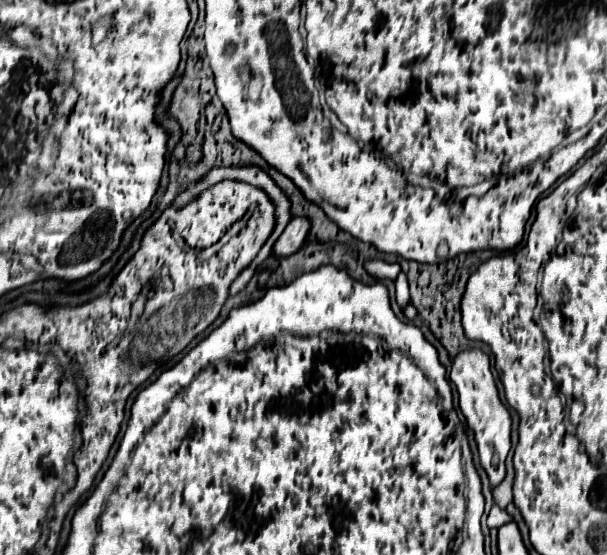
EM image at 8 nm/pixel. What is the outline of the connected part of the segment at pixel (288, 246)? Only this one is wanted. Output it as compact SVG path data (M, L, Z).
M292 218L292 222L286 226L284 234L278 238L276 246L274 246L274 254L276 256L290 256L294 252L298 252L304 242L306 242L306 236L310 232L310 220L308 218Z

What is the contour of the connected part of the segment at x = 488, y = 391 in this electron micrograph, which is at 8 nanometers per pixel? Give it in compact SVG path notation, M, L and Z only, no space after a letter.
M466 350L460 352L454 358L452 364L452 372L450 372L450 380L456 384L458 388L458 396L460 396L460 410L466 416L468 426L474 430L476 434L476 444L478 444L478 454L480 454L480 464L486 470L490 484L496 486L504 480L506 476L506 456L510 452L510 412L508 408L500 402L498 398L498 390L490 372L490 360L484 352L480 350Z

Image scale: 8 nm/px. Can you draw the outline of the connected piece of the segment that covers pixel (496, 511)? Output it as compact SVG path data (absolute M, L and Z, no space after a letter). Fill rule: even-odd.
M492 506L486 524L488 524L490 528L500 528L502 524L506 524L506 522L510 522L510 520L512 520L512 518L506 514L506 510L500 510L498 506Z

